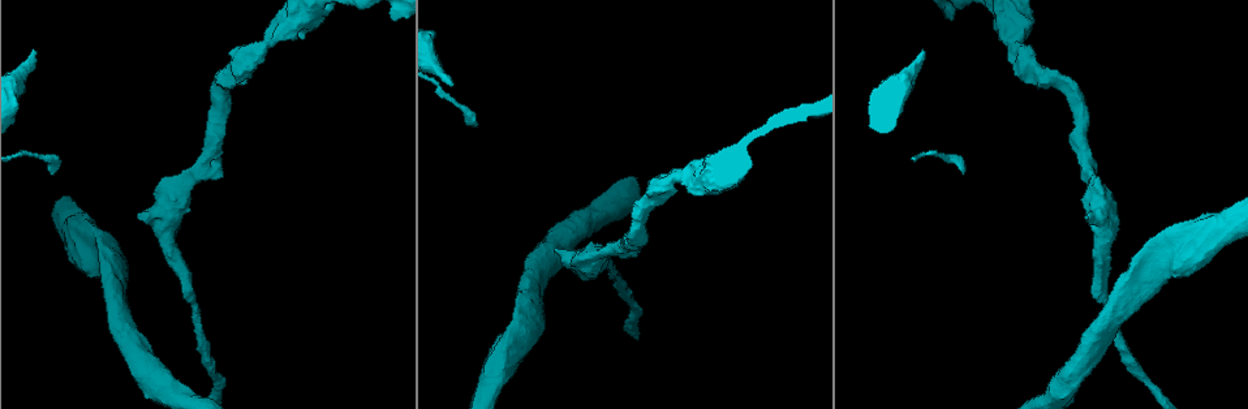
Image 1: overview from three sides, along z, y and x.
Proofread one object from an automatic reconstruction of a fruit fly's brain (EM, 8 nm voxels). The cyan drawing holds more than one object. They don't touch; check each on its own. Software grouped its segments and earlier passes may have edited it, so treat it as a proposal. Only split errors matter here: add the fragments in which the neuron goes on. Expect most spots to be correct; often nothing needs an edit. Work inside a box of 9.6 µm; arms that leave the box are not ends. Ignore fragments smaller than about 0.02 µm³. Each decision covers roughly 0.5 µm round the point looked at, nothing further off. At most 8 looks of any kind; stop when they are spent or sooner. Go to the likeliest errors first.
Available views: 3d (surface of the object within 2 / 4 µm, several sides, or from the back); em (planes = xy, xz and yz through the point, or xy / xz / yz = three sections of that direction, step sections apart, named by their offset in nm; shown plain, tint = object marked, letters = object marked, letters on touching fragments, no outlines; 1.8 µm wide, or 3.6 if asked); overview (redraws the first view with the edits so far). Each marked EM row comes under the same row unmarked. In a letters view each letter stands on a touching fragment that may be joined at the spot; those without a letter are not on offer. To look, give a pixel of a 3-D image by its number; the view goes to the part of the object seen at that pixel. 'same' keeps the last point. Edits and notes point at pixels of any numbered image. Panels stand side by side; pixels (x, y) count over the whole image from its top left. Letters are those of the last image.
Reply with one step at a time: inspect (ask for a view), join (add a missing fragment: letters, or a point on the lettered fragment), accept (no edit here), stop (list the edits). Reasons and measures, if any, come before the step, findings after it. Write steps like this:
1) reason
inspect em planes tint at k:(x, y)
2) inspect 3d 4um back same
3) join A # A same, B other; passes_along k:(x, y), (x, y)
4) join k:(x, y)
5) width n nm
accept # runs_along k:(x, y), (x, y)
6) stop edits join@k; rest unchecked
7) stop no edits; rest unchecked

an open end
inspect em planes letters at 1:(35, 51)

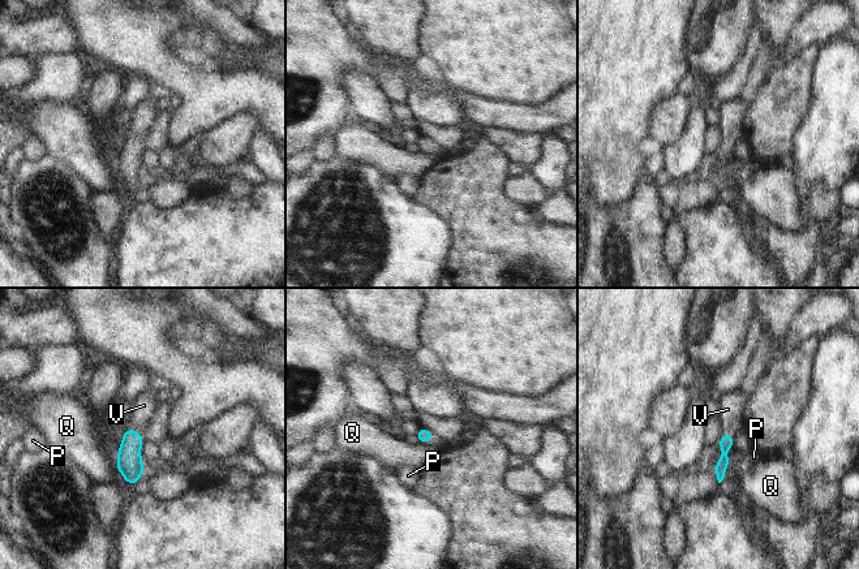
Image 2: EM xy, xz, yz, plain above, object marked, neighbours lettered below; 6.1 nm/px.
join 2:(144, 405) # P other, Q other, V same; passes_along 2:(129, 464), (136, 432), (144, 405); it goes on there

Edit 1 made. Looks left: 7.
an open end
inspect em xy step 16 letters at 1:(696, 162)

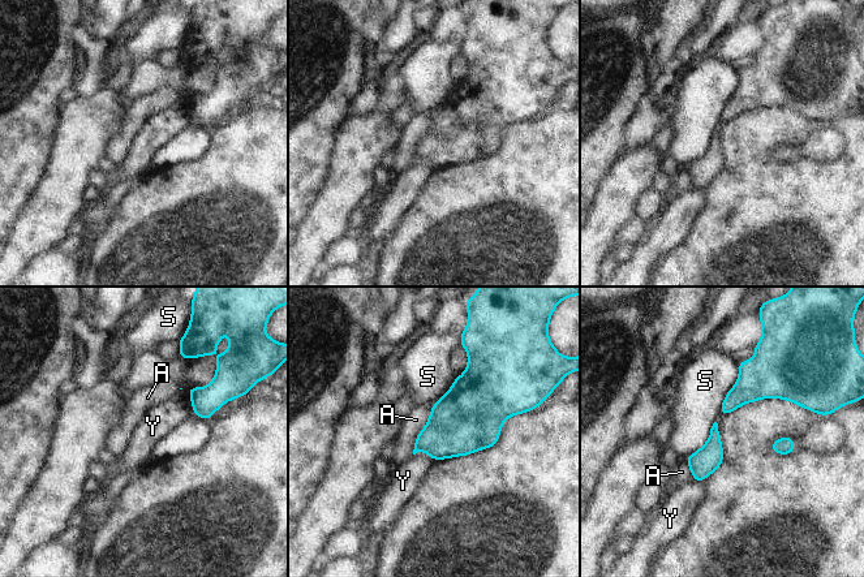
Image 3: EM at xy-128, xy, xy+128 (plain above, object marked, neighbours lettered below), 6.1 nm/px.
accept # A other, S other, Y other; border 3:(187, 388), (193, 413); none of them fits

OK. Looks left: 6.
stops while still wide
inspect em planes tint at 1:(139, 214)

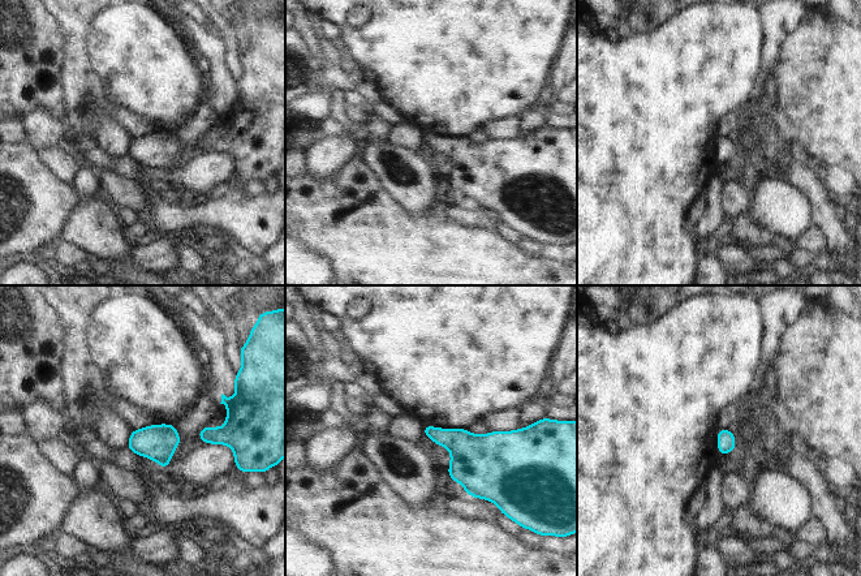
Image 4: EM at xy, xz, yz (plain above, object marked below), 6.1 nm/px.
inspect em planes letters same

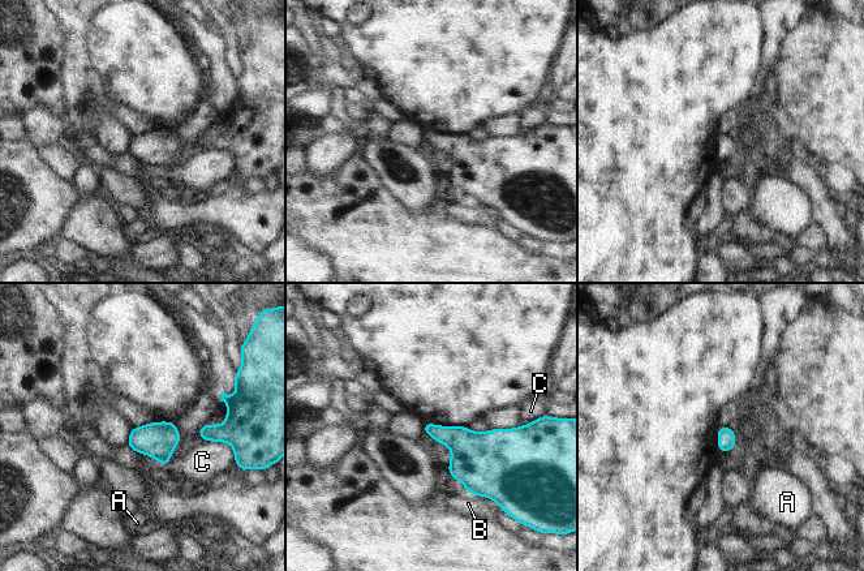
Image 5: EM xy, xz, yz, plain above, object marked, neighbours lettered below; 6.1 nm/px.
accept # A other, B other, C other; border 5:(206, 439), (227, 441), (230, 443); none of them fits

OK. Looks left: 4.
free end
inspect 3d 2um back at 1:(395, 20)

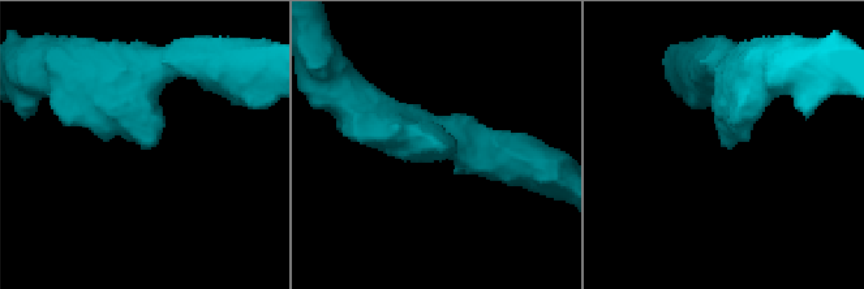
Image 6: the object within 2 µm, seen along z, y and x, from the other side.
now the EM
inspect em xy step 4 letters at 6:(727, 148)

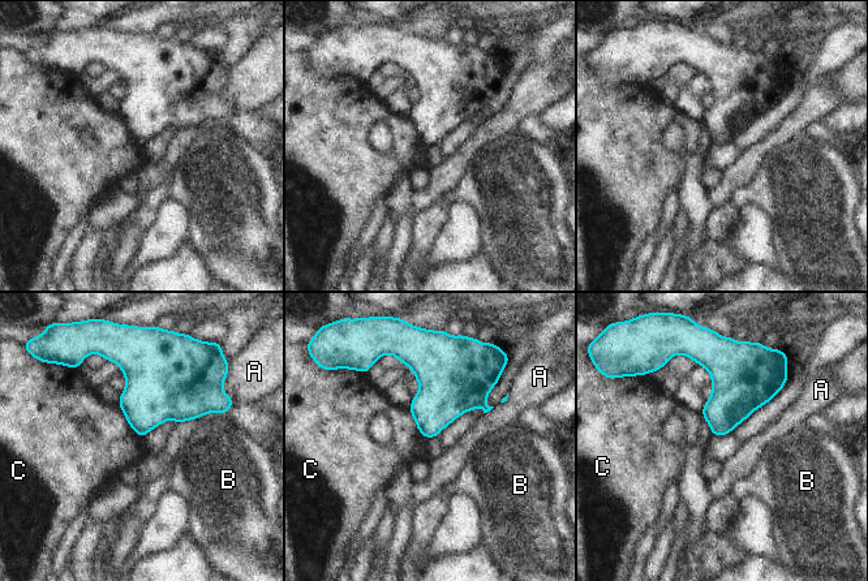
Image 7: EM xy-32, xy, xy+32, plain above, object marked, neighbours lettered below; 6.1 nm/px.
accept # A other, B other, C other; border 7:(117, 404), (127, 422), (142, 438); none of them fits

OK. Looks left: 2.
stop edits join@2; rest unchecked

